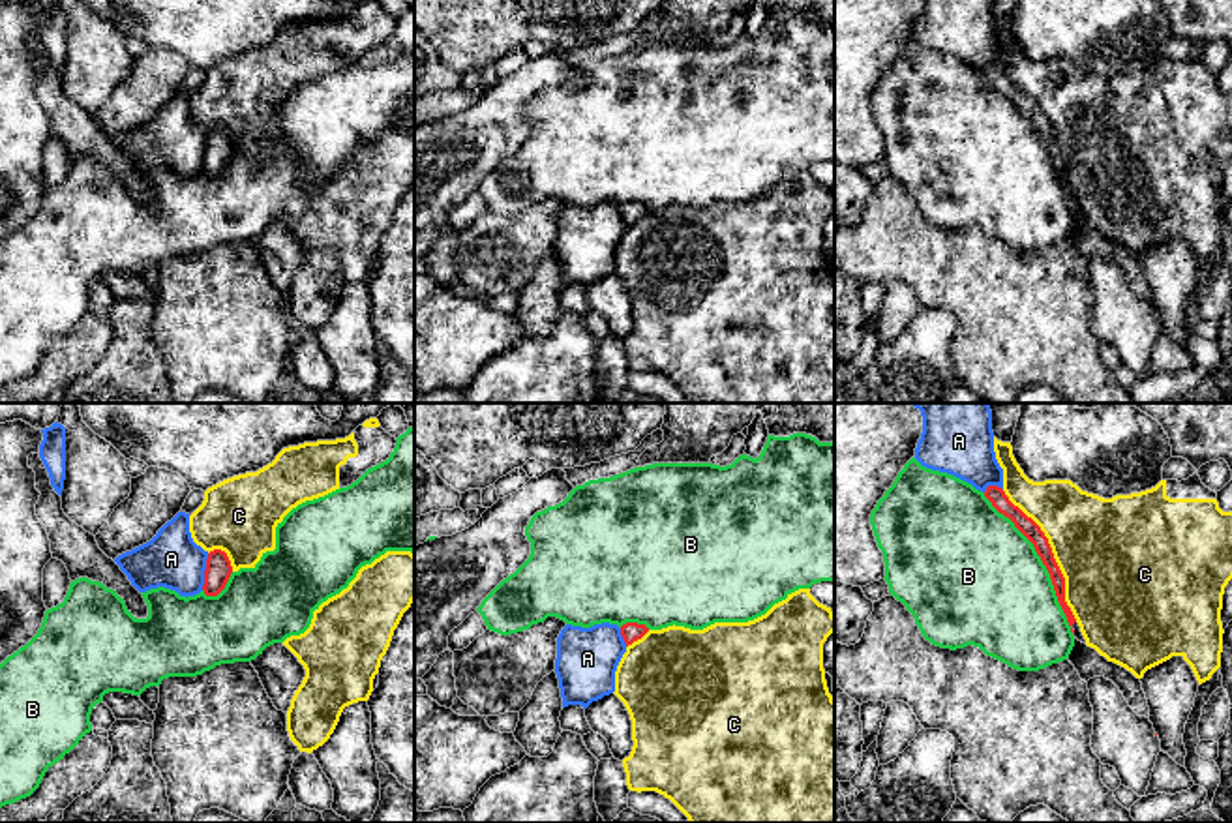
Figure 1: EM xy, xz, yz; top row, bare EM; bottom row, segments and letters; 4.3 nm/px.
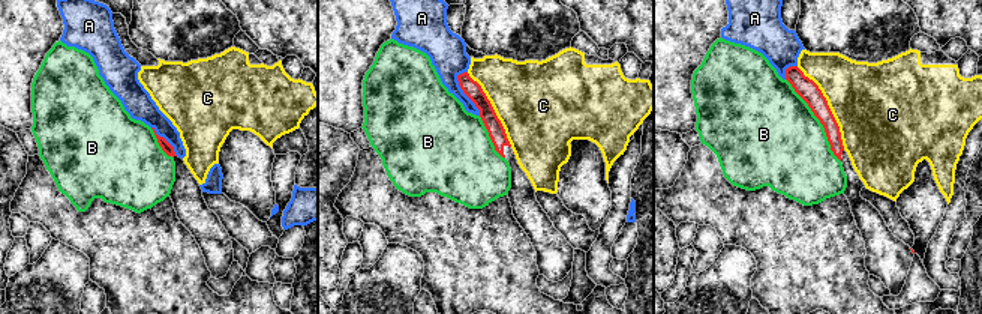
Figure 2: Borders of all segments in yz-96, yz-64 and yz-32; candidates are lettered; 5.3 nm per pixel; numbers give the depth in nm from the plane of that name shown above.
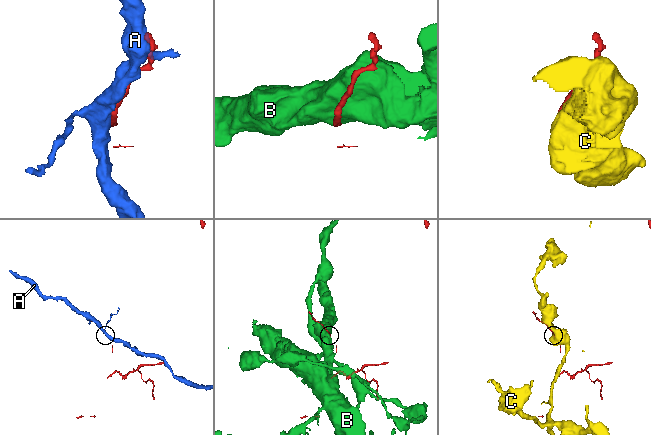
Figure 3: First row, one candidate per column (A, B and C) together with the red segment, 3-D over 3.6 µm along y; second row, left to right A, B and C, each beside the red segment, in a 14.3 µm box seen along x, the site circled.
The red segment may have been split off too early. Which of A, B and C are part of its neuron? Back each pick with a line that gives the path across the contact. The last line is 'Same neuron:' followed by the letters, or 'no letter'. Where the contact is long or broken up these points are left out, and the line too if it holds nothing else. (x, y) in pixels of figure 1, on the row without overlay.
Same neuron: no letter

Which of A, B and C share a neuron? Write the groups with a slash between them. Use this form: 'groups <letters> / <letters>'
groups A / B / C

